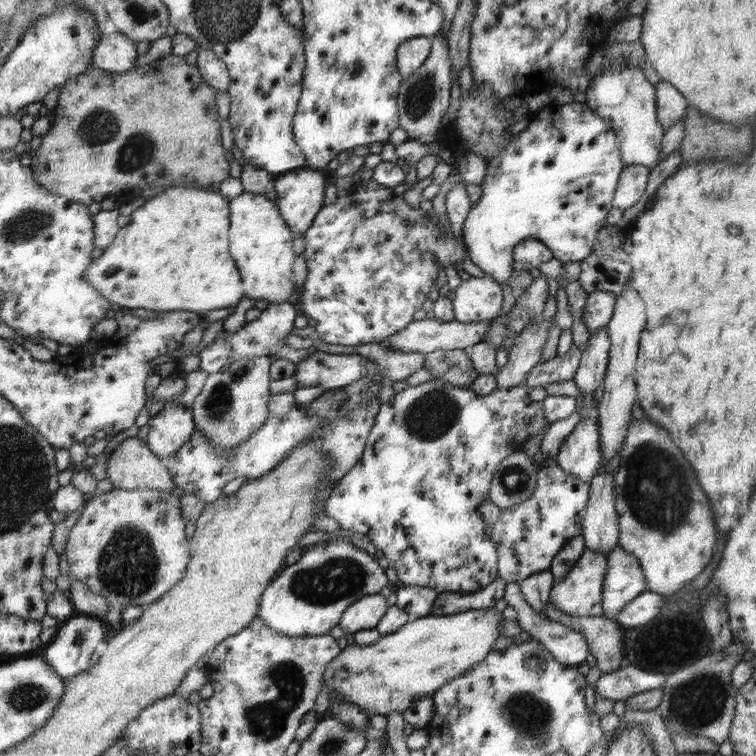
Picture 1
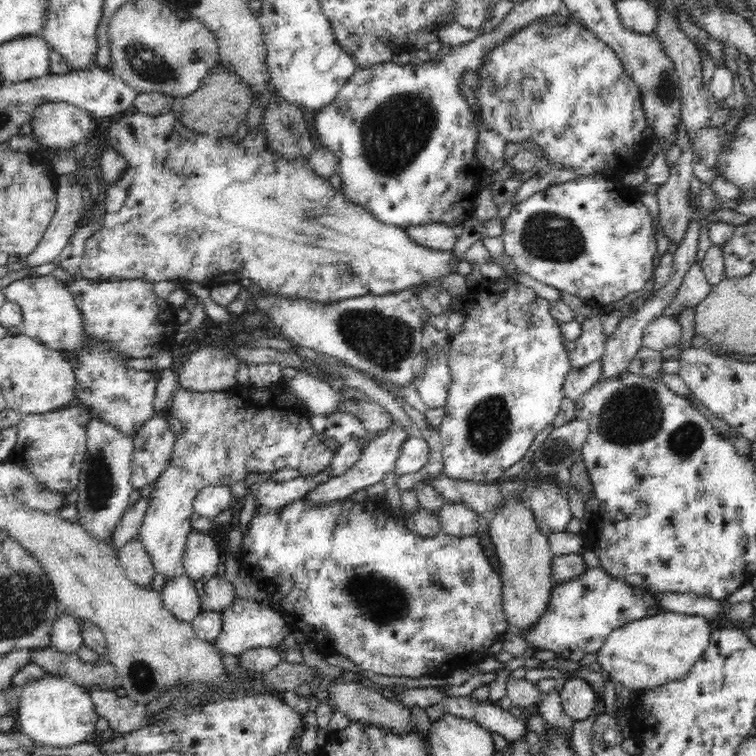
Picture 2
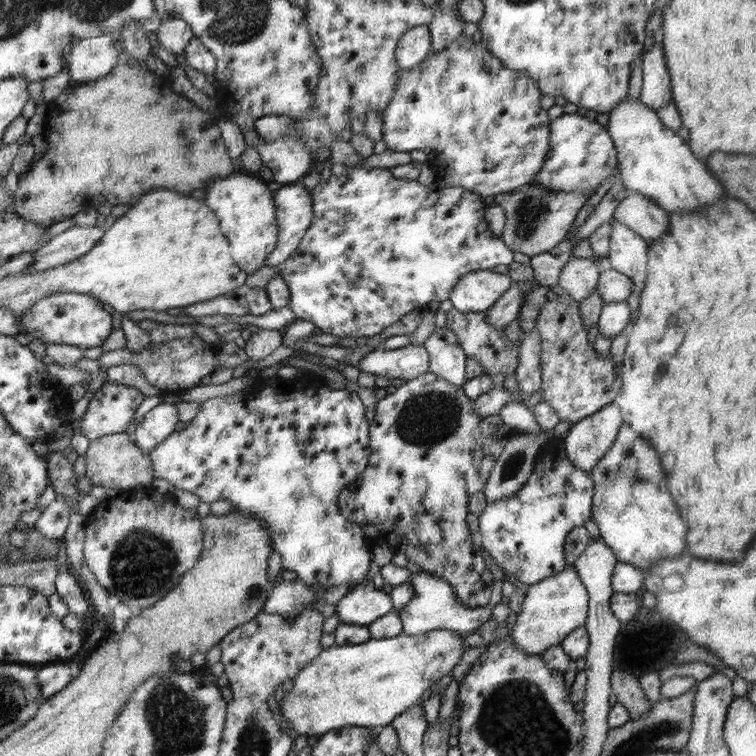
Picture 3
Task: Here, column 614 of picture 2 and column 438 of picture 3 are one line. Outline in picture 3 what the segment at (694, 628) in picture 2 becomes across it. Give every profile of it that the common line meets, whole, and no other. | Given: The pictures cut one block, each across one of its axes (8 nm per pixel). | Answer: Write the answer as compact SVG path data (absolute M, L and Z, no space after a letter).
M440 629L426 632L424 636L406 636L401 633L392 639L380 641L372 638L365 644L326 648L296 675L292 691L285 694L282 706L279 704L282 716L299 735L307 736L325 735L326 732L346 726L372 729L388 727L403 712L422 704L431 690L430 686L438 683L442 676L446 676L460 662L464 650L467 650L466 644L458 632L450 631Z

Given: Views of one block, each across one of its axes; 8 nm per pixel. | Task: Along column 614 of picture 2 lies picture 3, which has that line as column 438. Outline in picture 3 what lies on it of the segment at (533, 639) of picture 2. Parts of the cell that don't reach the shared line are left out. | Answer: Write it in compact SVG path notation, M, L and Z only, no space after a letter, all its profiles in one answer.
M419 572L413 574L411 584L414 596L404 608L398 610L403 624L402 633L406 636L424 636L426 632L446 629L451 630L450 632L458 632L462 638L466 638L492 618L492 609L500 604L504 595L503 580L494 580L493 598L489 600L489 603L482 608L470 608L457 596L455 589L449 582L440 577Z

